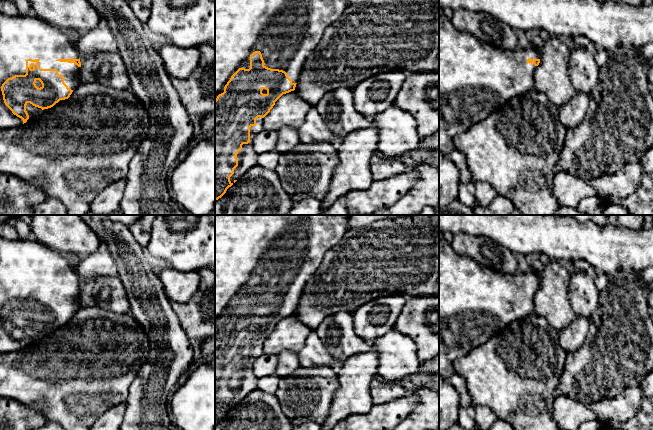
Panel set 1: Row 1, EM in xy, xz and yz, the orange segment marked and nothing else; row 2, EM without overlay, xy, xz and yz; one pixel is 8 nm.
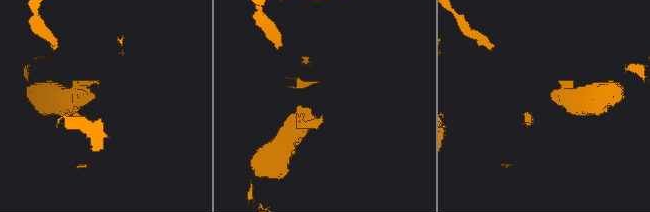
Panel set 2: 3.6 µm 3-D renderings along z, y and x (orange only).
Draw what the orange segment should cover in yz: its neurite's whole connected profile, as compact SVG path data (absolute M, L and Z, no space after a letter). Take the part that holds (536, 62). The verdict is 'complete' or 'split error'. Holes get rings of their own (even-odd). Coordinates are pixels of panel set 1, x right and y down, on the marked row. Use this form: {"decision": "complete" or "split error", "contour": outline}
{"decision": "split error", "contour": "M439 15L439 150L448 157L456 134L534 89L534 73L540 58L536 46L502 49L456 29L452 20Z"}

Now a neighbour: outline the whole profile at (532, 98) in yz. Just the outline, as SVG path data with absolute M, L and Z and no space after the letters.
M535 88L509 101L486 119L471 126L467 131L456 134L453 148L467 158L467 165L476 182L487 182L498 195L511 200L523 215L555 215L560 207L552 193L552 180L557 171L560 153L567 142L568 130L559 119L559 108L552 104L545 93Z

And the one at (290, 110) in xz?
M295 91L283 94L263 118L264 130L279 131L283 127L299 128L311 107Z

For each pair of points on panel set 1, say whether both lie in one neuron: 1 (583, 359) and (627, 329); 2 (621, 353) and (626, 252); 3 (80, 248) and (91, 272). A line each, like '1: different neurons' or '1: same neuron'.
1: same neuron
2: different neurons
3: different neurons

